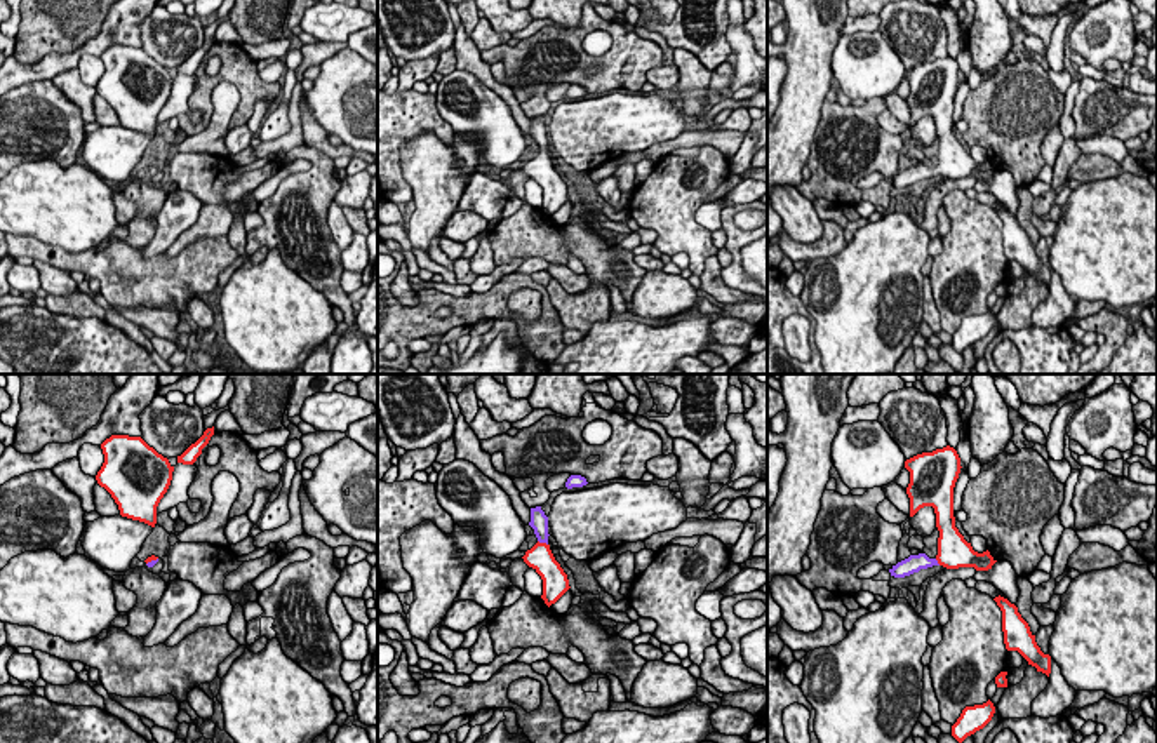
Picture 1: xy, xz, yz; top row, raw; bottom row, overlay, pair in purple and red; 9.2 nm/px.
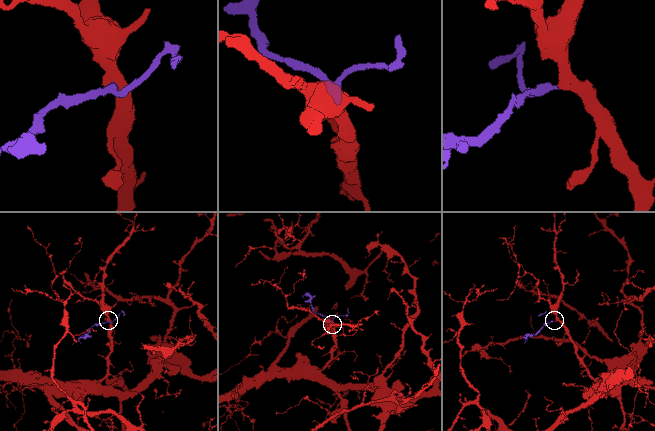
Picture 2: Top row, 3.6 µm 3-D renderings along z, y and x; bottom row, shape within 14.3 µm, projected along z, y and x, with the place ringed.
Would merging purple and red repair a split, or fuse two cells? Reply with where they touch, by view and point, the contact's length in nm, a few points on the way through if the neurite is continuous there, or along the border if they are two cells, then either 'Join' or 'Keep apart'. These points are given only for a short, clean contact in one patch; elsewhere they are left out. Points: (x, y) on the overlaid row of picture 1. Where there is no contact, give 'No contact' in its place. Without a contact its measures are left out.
Touches purple at xz (543, 542). Shared border 110 nm. Path across: xz (538, 519), (543, 542), (540, 557). Join

